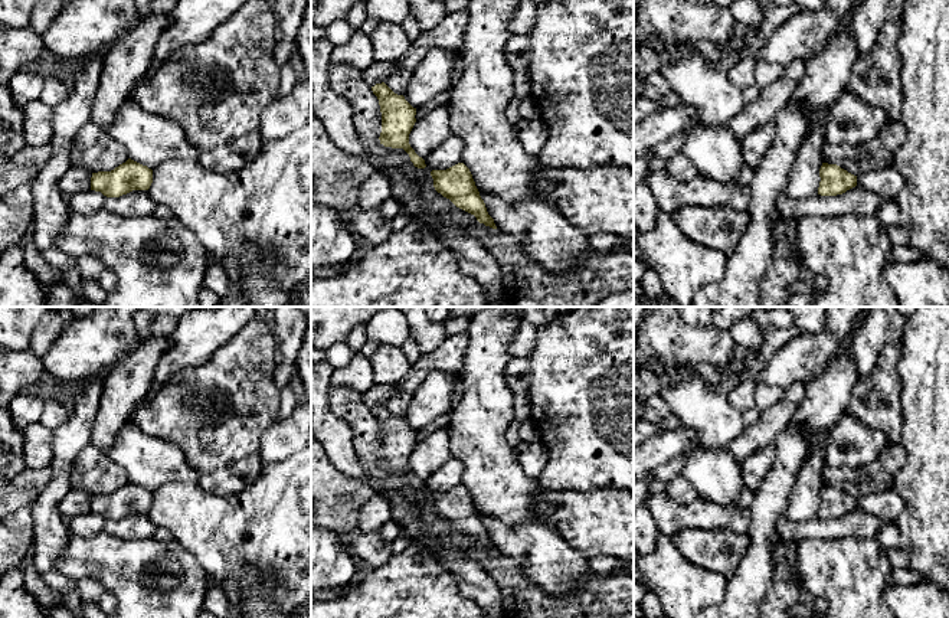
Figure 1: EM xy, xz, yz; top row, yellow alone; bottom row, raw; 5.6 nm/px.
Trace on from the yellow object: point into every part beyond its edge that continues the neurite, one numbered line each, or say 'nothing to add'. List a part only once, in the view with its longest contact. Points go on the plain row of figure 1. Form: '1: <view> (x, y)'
nothing to add

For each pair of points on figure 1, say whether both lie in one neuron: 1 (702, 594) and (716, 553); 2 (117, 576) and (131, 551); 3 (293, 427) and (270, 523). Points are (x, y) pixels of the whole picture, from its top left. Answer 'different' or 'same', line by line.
1: different
2: same
3: different

